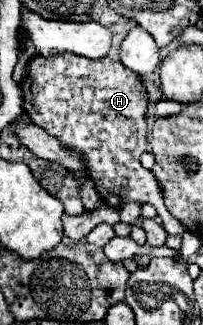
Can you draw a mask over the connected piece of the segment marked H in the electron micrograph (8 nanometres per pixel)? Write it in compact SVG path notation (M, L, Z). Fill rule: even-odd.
M61 53L49 59L39 55L31 61L21 89L25 97L25 113L31 121L65 145L71 145L83 153L95 187L109 207L121 209L129 201L141 205L149 203L163 219L163 229L169 235L185 233L185 227L165 209L157 179L139 163L139 157L147 147L145 119L149 115L149 97L139 75L109 57L83 61L81 55L73 53Z

